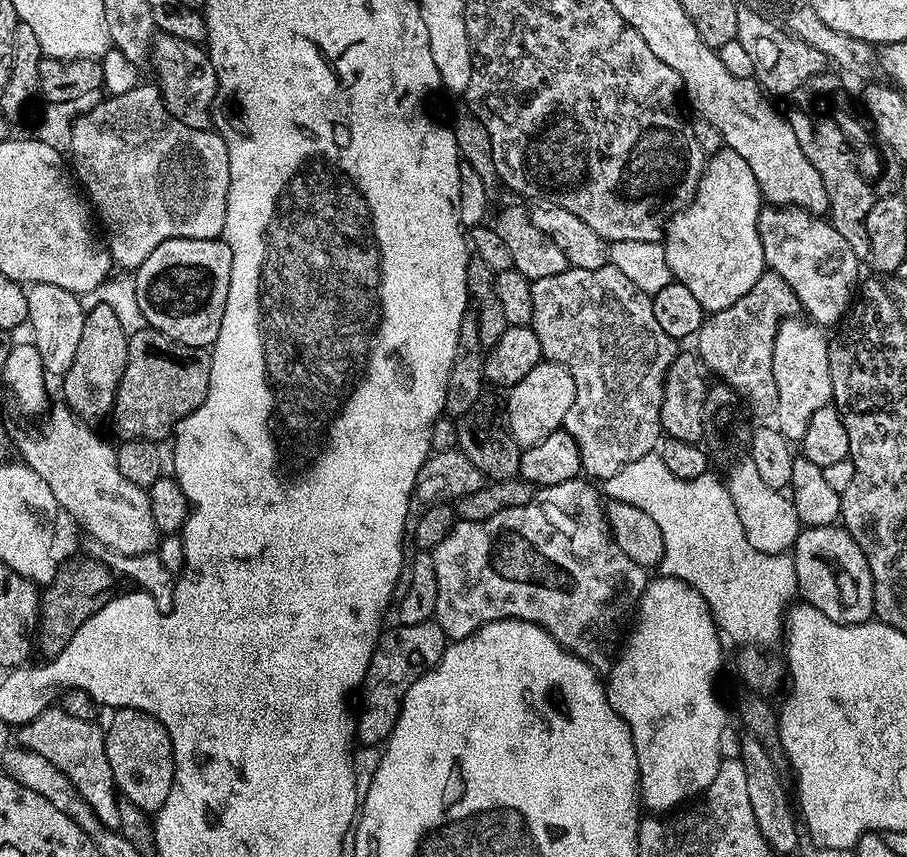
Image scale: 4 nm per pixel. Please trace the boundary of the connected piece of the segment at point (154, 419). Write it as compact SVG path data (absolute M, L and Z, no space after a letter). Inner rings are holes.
M147 326L131 333L126 350L126 366L118 382L110 413L117 437L167 441L173 435L177 422L202 406L210 390L211 365L209 349L174 342L166 338L166 334Z

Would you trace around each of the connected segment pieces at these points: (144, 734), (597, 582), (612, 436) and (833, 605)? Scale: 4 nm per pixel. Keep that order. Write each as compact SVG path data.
M117 708L111 716L112 721L104 728L104 745L116 791L142 811L155 814L166 802L166 794L170 794L176 769L170 734L158 718L137 708Z
M577 478L539 489L538 502L526 506L510 506L510 510L498 510L498 514L490 514L490 518L482 518L482 522L457 519L446 534L446 538L442 538L442 542L438 542L438 546L431 549L434 558L434 574L438 574L438 602L434 622L444 631L449 641L466 638L470 633L477 632L484 624L495 620L525 620L542 626L566 651L573 652L578 658L586 661L590 667L597 670L611 669L614 657L622 644L622 633L625 631L624 619L627 616L629 619L633 615L636 605L640 603L640 595L644 592L646 572L634 562L630 562L630 558L622 554L618 542L612 540L612 533L608 531L606 504L602 499L601 489L595 483L592 485L587 482L592 483L587 479Z
M606 262L598 270L582 270L570 266L562 274L550 274L550 278L538 278L532 281L532 297L534 298L534 314L530 327L534 330L534 334L538 334L541 357L553 364L565 364L570 370L570 378L574 378L576 387L574 406L570 406L562 428L563 431L570 434L570 438L574 438L574 442L578 446L581 469L585 473L589 472L589 474L587 473L589 477L597 476L597 478L592 478L603 482L609 480L614 474L618 474L618 470L622 470L622 466L630 466L630 462L638 462L638 458L653 455L662 439L660 411L664 393L664 375L672 359L678 355L678 344L677 341L670 338L670 334L666 334L666 330L662 330L662 326L658 326L658 322L654 318L654 306L649 296L642 290L638 290L638 286L634 286L634 282L630 282L630 278L626 278L626 274L622 274L622 270L615 268L611 262Z
M836 524L804 528L791 557L803 603L822 610L826 618L839 624L867 624L873 619L876 603L870 566L847 528Z

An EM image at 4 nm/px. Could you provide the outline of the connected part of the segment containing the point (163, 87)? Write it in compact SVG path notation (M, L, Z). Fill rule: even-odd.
M157 34L152 38L152 68L156 71L160 93L164 95L166 110L186 126L196 130L213 127L212 109L216 103L218 78L212 59L201 45L186 42L180 36Z

